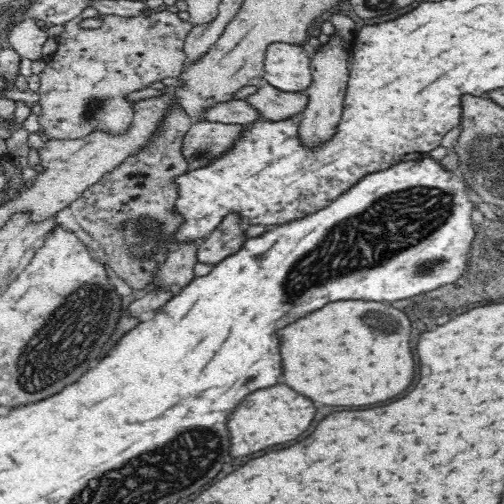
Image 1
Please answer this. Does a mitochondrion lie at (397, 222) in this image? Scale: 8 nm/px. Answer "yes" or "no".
yes

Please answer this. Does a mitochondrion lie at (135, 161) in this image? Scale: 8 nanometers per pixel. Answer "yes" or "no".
no

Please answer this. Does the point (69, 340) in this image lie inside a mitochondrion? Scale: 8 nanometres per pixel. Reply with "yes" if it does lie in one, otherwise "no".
yes

